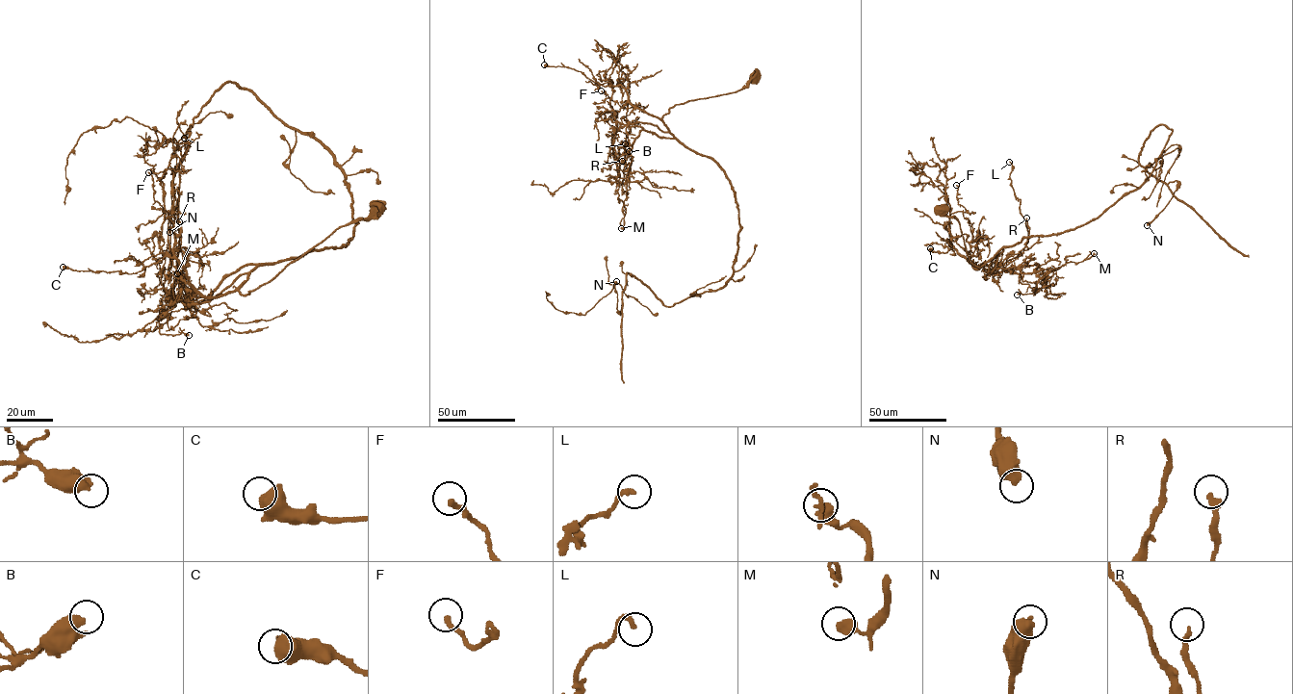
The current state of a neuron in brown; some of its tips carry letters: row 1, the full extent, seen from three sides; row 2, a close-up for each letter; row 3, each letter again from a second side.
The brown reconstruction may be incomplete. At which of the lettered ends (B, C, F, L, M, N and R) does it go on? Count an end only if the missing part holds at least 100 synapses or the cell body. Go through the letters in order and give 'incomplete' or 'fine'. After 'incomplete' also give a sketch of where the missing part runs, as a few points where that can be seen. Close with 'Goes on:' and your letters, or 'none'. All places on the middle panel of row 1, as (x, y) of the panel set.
B: fine
C: fine
F: fine
L: fine
M: fine
N: fine
R: fine
Goes on: none

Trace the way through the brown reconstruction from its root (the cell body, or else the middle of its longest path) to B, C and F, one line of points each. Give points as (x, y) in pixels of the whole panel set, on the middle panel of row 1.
B: (755, 79), (734, 91), (676, 104), (662, 118), (667, 131), (642, 122), (620, 127), (608, 168), (629, 151)
C: (755, 79), (734, 91), (676, 104), (659, 118), (633, 106), (621, 86), (604, 86), (581, 71), (544, 64)
F: (755, 79), (734, 91), (676, 104), (660, 118), (633, 106), (621, 86), (608, 84), (611, 100), (601, 90)

